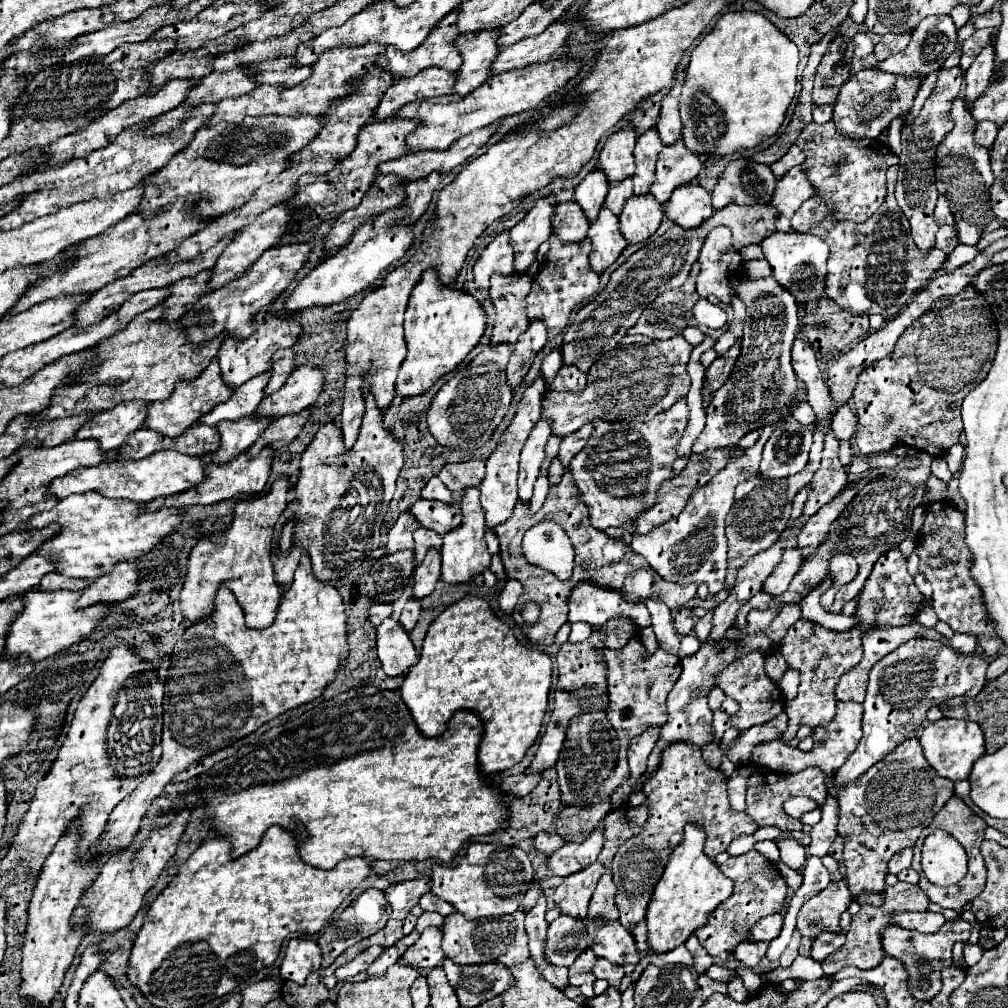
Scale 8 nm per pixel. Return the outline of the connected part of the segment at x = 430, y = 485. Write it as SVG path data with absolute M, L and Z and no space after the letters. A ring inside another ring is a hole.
M432 477L432 479L426 483L426 487L422 489L422 495L420 495L420 497L422 497L422 499L436 499L436 501L442 501L442 503L448 503L448 505L454 503L452 493L444 487L444 483L440 483L438 477Z

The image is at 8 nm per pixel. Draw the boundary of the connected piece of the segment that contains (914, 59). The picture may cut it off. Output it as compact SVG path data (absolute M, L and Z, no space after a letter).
M932 15L932 17L924 19L914 29L912 41L910 41L910 45L904 51L892 55L886 61L878 61L875 55L871 54L864 59L864 66L876 65L880 70L886 71L886 73L896 73L896 75L904 75L904 77L920 77L920 79L924 79L932 71L942 69L944 61L954 53L954 47L956 47L956 27L952 23L952 17L948 17L948 15Z

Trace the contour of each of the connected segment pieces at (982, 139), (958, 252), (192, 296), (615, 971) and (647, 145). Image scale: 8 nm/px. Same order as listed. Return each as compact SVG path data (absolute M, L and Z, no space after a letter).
M982 121L982 123L978 123L976 125L976 135L974 135L974 139L976 139L976 145L978 147L992 147L992 143L994 143L994 139L996 139L996 133L998 133L998 125L994 125L994 123L990 123L990 121Z
M958 245L944 261L944 271L950 273L954 269L958 269L960 265L964 263L970 263L974 257L978 255L978 249L976 247L970 247L970 245Z
M202 271L196 279L188 277L188 279L182 279L174 285L170 285L168 289L172 291L172 295L164 301L164 319L168 321L176 321L180 319L184 313L190 311L192 303L196 299L200 299L200 295L206 295L212 291L212 287L208 287L208 279L212 277L212 271Z
M598 959L596 965L594 965L594 971L596 979L606 979L612 987L618 987L622 977L624 977L624 967L620 965L614 965L614 963L608 963L608 959Z
M648 129L642 137L638 137L634 147L634 159L636 159L636 173L632 177L634 181L634 195L644 195L654 183L654 169L656 159L662 151L662 141L656 129Z

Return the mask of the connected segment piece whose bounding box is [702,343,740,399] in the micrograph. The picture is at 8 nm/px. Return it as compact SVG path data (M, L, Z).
M736 343L734 347L730 347L726 355L718 357L718 359L706 369L706 379L704 379L704 387L702 387L702 397L704 397L704 399L708 399L716 389L720 389L720 387L726 383L732 367L734 367L734 363L736 363L736 359L738 359L738 355L740 355L740 343Z

